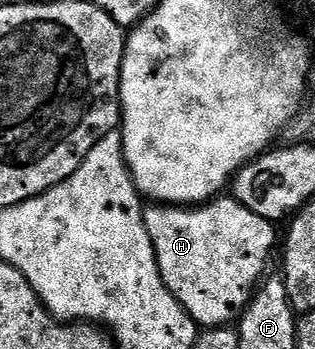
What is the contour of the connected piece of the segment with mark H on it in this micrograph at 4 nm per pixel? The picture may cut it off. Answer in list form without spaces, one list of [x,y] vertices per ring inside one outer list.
[[[221,195],[196,207],[150,204],[145,209],[145,226],[151,235],[151,243],[155,247],[155,255],[159,263],[159,275],[163,275],[165,288],[171,291],[171,295],[175,295],[175,299],[189,312],[191,319],[201,327],[225,327],[238,320],[239,311],[244,310],[245,306],[249,304],[250,299],[253,298],[254,289],[257,288],[266,274],[265,268],[269,265],[269,256],[273,253],[273,247],[276,243],[278,246],[279,243],[279,233],[273,230],[276,229],[274,222],[263,219],[263,215],[255,215],[255,211],[247,211],[247,207],[243,207],[243,203],[236,201],[232,195]]]

